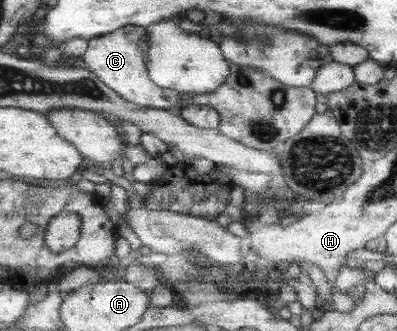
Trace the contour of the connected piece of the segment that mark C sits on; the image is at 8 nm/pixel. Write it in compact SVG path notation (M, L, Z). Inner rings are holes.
M129 24L119 28L117 32L93 37L89 40L89 48L84 53L84 61L88 68L117 93L136 105L147 108L175 110L185 95L176 89L165 88L155 83L147 65L147 52L151 51L151 37L148 28L142 25Z

